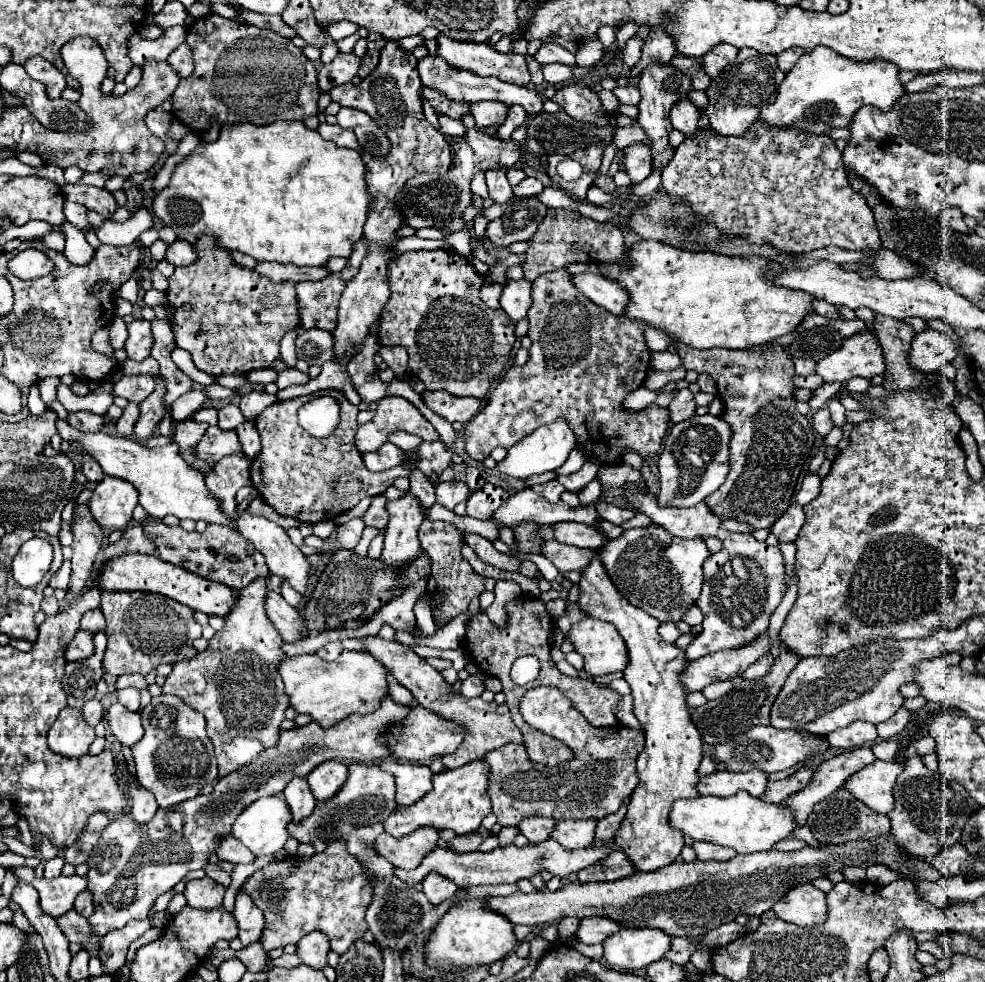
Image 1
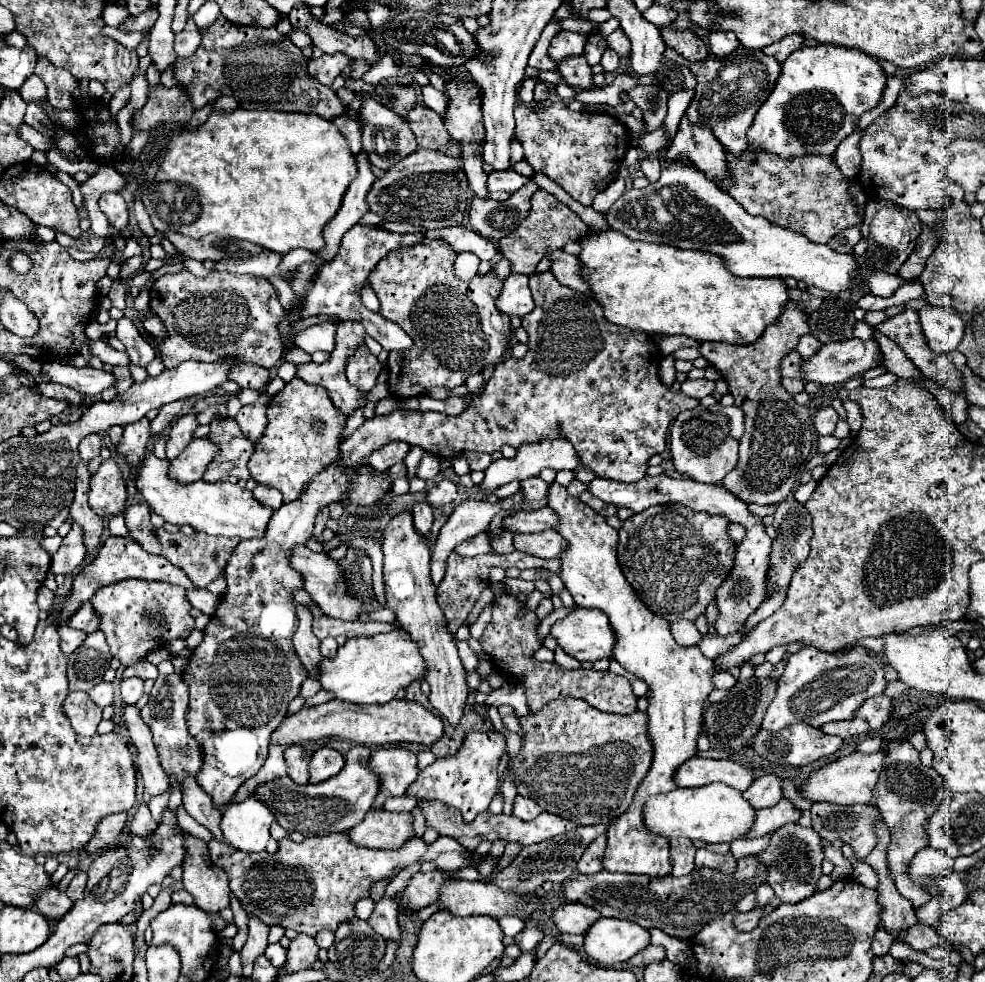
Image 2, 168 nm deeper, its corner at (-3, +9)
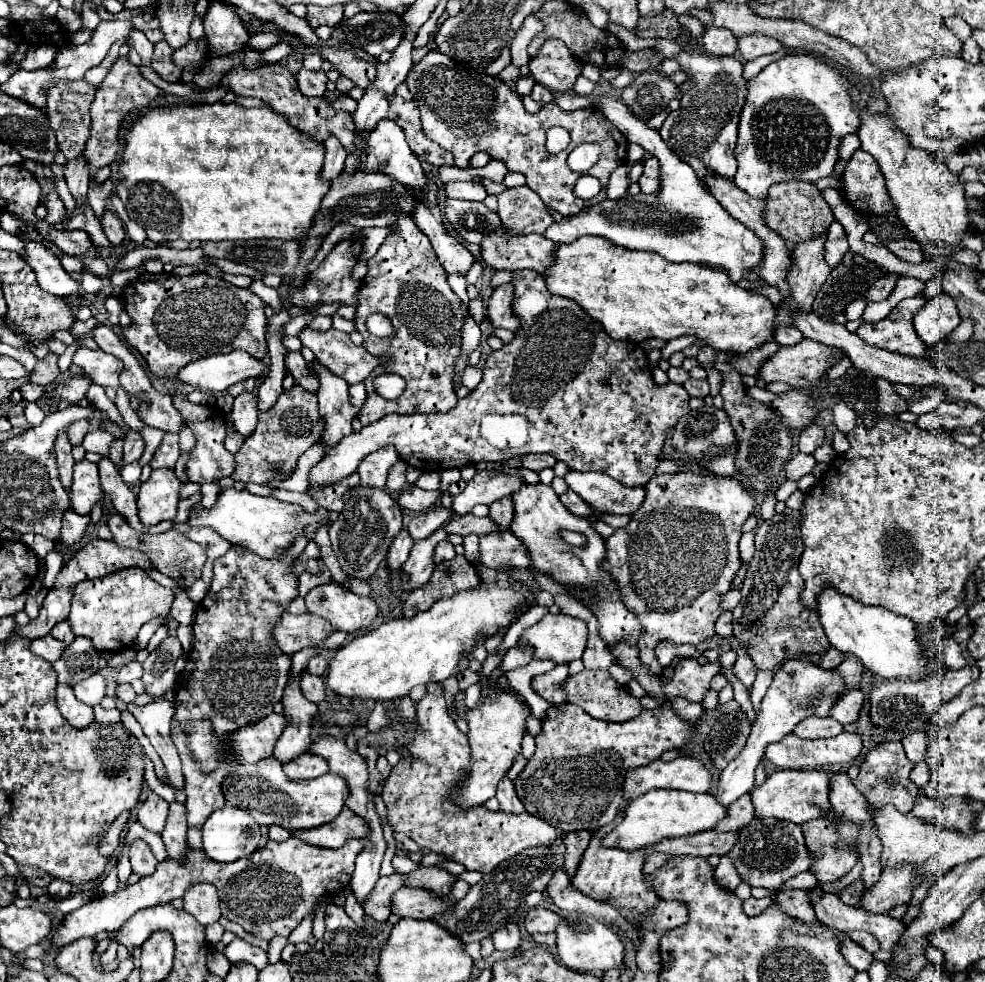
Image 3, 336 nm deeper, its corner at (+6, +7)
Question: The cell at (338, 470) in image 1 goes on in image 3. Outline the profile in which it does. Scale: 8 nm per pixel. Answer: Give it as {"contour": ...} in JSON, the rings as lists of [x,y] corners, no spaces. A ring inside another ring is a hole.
{"contour":[[[294,384],[292,388],[282,392],[278,402],[270,410],[260,414],[254,434],[246,438],[242,448],[236,452],[236,470],[232,478],[236,482],[254,482],[262,486],[268,486],[268,482],[272,480],[288,480],[296,470],[298,458],[320,440],[322,428],[324,420],[318,414],[316,394]]]}

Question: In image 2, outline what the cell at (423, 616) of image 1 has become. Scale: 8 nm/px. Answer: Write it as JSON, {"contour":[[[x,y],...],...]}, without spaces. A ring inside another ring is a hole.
{"contour":[[[517,492],[515,496],[511,498],[505,498],[497,504],[491,504],[491,502],[483,502],[483,500],[467,500],[467,502],[461,502],[451,518],[445,522],[445,526],[439,530],[435,542],[431,544],[431,578],[433,578],[433,584],[439,586],[439,582],[443,580],[443,574],[445,574],[445,566],[447,566],[447,556],[453,552],[453,548],[461,542],[465,542],[467,538],[473,538],[475,534],[479,532],[485,532],[489,522],[493,520],[493,516],[499,512],[499,510],[515,510],[515,512],[521,512],[521,500],[523,500],[523,494]]]}

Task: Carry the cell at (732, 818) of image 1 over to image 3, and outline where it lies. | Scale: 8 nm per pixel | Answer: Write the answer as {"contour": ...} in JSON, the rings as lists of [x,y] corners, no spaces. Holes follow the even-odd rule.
{"contour":[[[650,790],[638,796],[628,808],[624,822],[618,824],[606,838],[604,846],[616,846],[624,850],[638,850],[648,848],[652,844],[662,842],[664,838],[676,836],[690,836],[696,832],[712,830],[716,824],[726,818],[728,808],[720,804],[712,794],[694,794],[694,792],[678,792],[678,790]]]}

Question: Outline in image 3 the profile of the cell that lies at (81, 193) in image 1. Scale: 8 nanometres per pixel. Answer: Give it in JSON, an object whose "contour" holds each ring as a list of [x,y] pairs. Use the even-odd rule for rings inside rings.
{"contour":[[[106,210],[106,212],[102,214],[100,224],[102,224],[102,230],[104,230],[104,234],[108,236],[108,240],[110,240],[114,246],[120,246],[122,240],[126,238],[126,232],[124,232],[124,226],[122,226],[122,222],[118,220],[118,216],[116,216],[112,210]]]}

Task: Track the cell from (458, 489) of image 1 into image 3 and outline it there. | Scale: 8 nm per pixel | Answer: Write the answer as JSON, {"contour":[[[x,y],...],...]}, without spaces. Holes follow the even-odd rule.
{"contour":[[[408,486],[408,490],[398,496],[398,502],[406,510],[420,512],[420,510],[432,508],[440,496],[442,496],[440,490],[422,490],[418,486]]]}

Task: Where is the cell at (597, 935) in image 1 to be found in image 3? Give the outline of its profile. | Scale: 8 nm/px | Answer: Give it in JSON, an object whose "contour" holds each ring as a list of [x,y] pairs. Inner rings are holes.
{"contour":[[[532,908],[526,914],[524,926],[530,934],[538,934],[538,932],[546,934],[546,932],[554,932],[560,922],[562,922],[562,916],[558,916],[556,912],[546,910],[546,908]]]}

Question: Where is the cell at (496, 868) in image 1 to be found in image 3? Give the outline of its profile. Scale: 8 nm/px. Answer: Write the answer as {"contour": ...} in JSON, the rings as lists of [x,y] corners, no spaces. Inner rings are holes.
{"contour":[[[290,836],[284,842],[268,840],[268,844],[256,850],[250,858],[240,858],[228,864],[210,860],[202,848],[190,850],[186,854],[186,864],[178,864],[176,860],[166,858],[158,864],[154,874],[144,876],[140,882],[130,884],[126,890],[104,894],[102,900],[94,900],[66,914],[64,924],[52,940],[62,948],[64,944],[70,944],[78,938],[96,936],[98,932],[114,932],[138,910],[166,904],[172,898],[182,898],[186,888],[196,882],[210,882],[216,886],[224,918],[238,922],[248,932],[256,932],[256,936],[262,940],[270,940],[276,934],[288,938],[290,932],[316,910],[316,904],[322,896],[334,896],[348,888],[354,872],[354,858],[366,844],[368,842],[364,840],[354,840],[346,842],[346,846],[342,848],[330,850],[306,844],[304,840]]]}

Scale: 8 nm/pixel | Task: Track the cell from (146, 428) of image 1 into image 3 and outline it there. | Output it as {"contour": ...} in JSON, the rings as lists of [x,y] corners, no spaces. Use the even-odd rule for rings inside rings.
{"contour":[[[102,458],[98,462],[98,470],[100,470],[102,490],[112,500],[118,514],[122,514],[134,530],[146,532],[146,528],[142,526],[142,522],[138,518],[138,512],[136,512],[136,494],[122,480],[122,474],[120,474],[118,466],[110,458]]]}

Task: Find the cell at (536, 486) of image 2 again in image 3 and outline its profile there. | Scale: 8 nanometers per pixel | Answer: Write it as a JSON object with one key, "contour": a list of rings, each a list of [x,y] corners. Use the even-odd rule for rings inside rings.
{"contour":[[[504,496],[502,500],[490,506],[490,518],[494,518],[502,528],[508,528],[514,520],[514,502],[512,496]]]}

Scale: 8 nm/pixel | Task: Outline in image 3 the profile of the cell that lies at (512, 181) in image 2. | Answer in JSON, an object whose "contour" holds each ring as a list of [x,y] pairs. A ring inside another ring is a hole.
{"contour":[[[448,182],[446,184],[446,196],[480,202],[488,196],[488,192],[486,192],[484,184],[480,184],[480,182]]]}

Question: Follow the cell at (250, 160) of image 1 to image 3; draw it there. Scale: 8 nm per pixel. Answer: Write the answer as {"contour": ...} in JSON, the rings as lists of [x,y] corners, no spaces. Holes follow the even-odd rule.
{"contour":[[[196,104],[154,108],[126,132],[124,158],[118,168],[118,196],[128,216],[138,222],[148,240],[300,240],[314,224],[330,180],[322,178],[324,144],[294,128],[270,108],[240,108],[236,104]]]}

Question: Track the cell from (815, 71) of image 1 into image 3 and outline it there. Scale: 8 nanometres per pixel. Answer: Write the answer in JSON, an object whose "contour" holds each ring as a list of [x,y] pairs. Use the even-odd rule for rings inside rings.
{"contour":[[[792,54],[780,60],[770,62],[758,76],[750,80],[750,90],[746,96],[746,106],[742,108],[742,118],[738,124],[738,146],[736,160],[738,172],[734,182],[738,188],[746,190],[754,198],[766,198],[768,188],[774,182],[788,180],[806,180],[818,182],[824,176],[830,176],[838,160],[838,144],[846,134],[852,134],[860,126],[858,110],[854,108],[852,90],[860,86],[844,76],[834,66],[828,66],[824,60],[814,54]]]}

